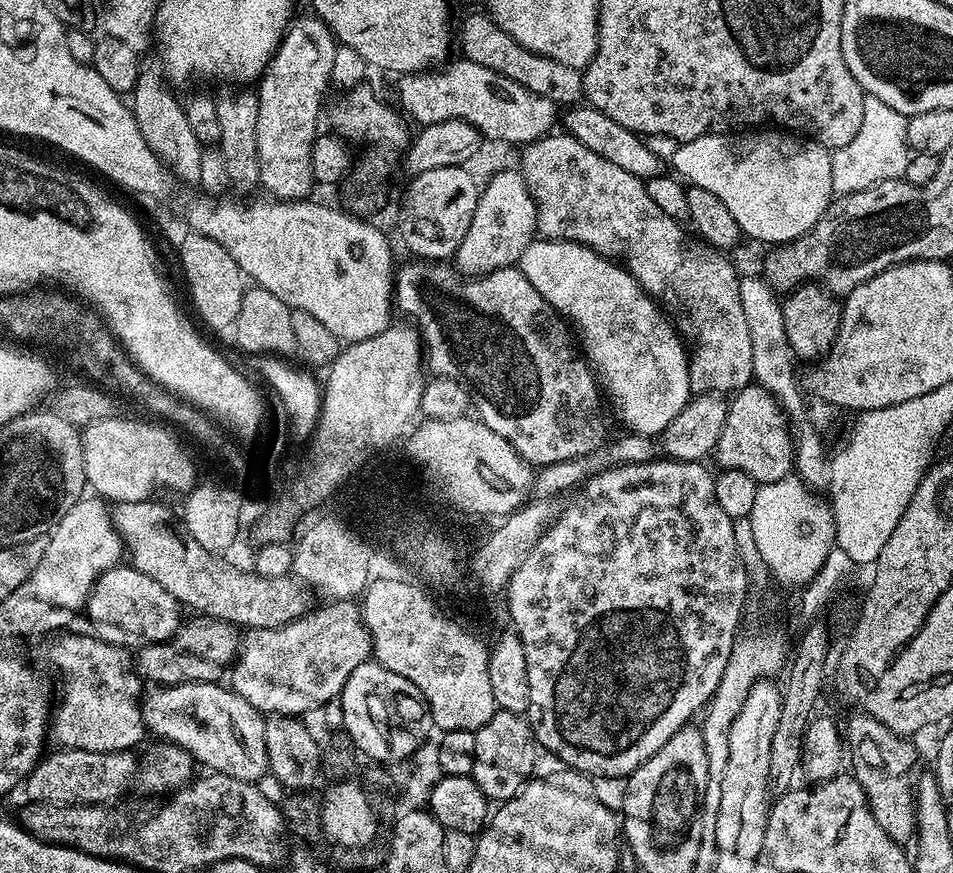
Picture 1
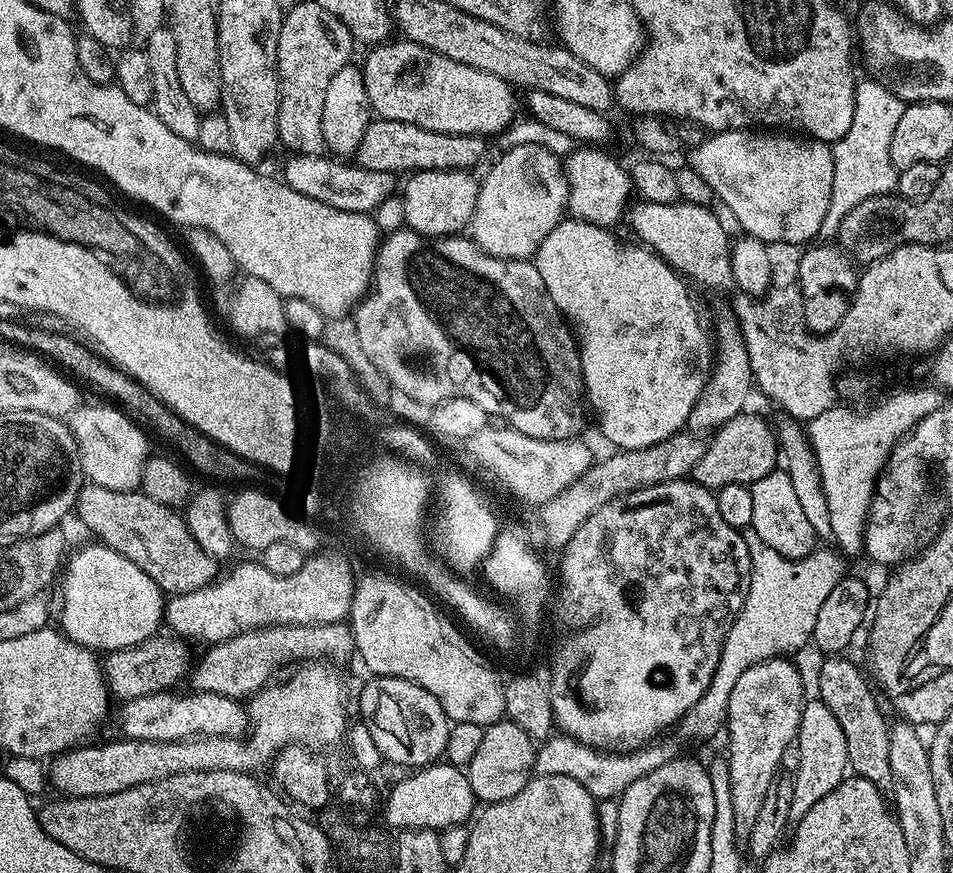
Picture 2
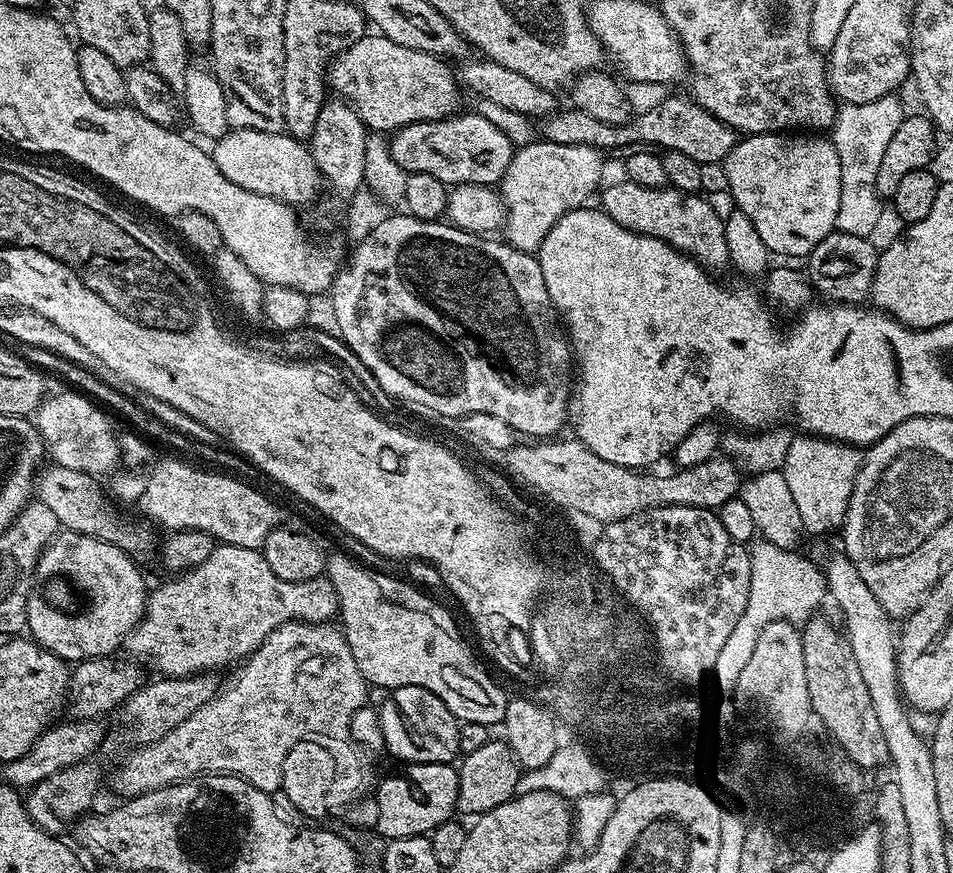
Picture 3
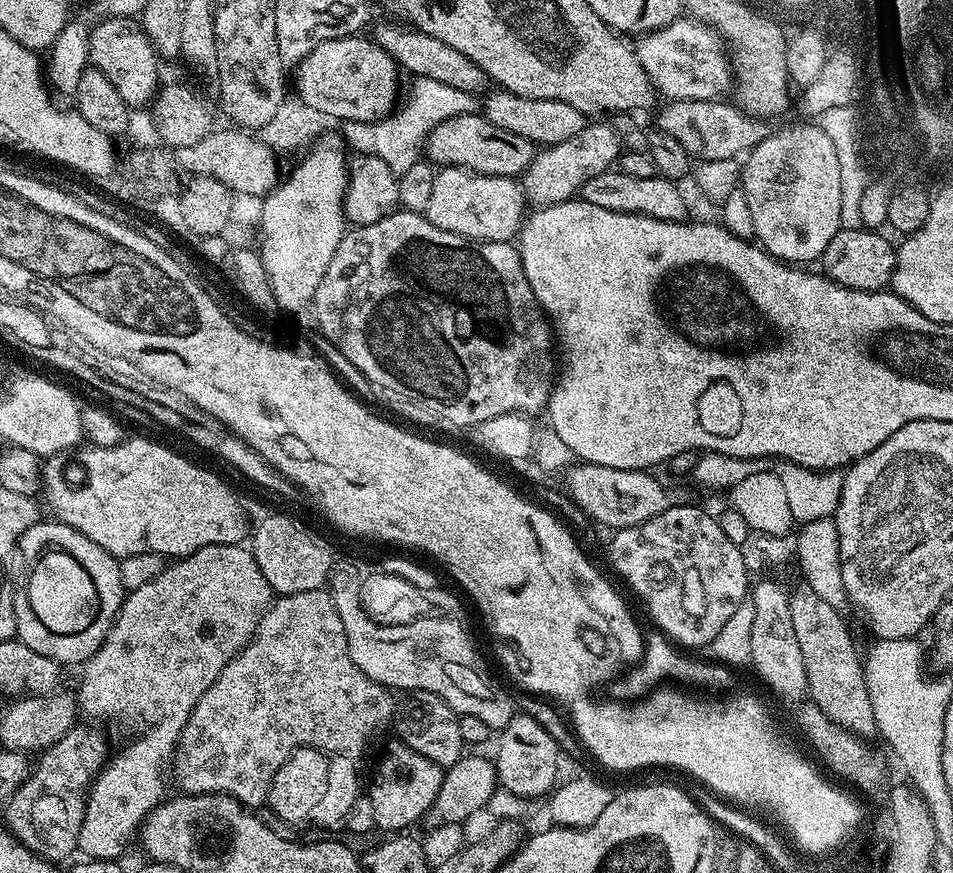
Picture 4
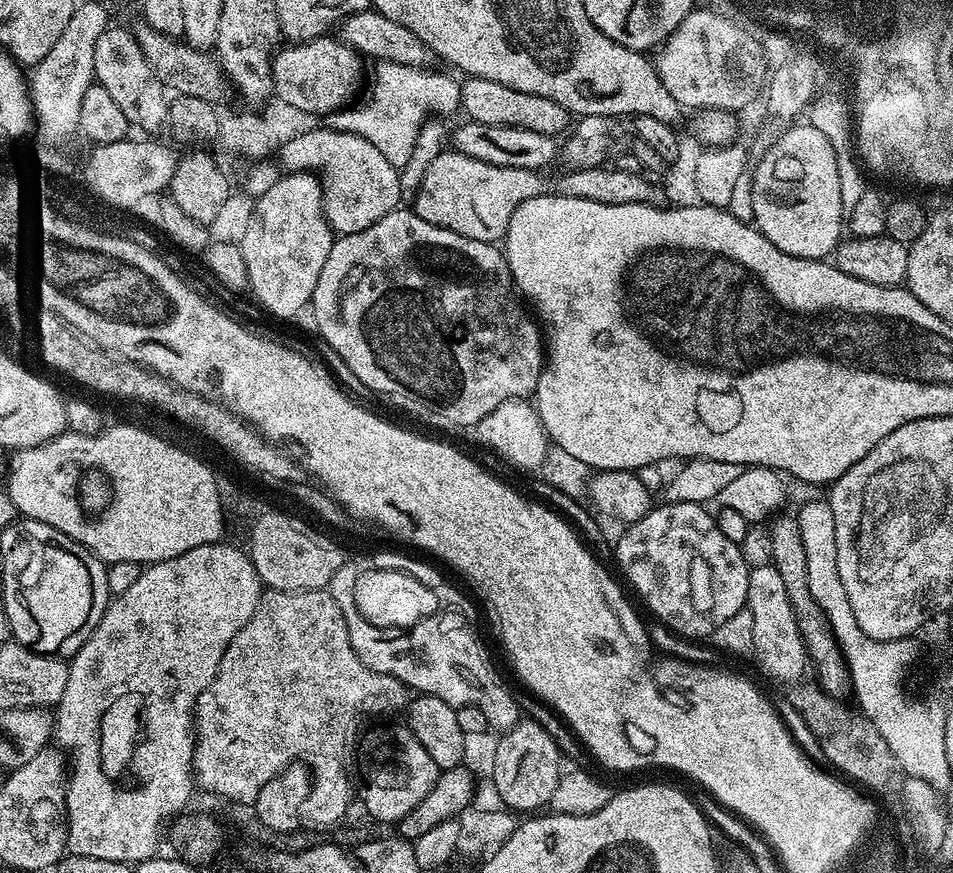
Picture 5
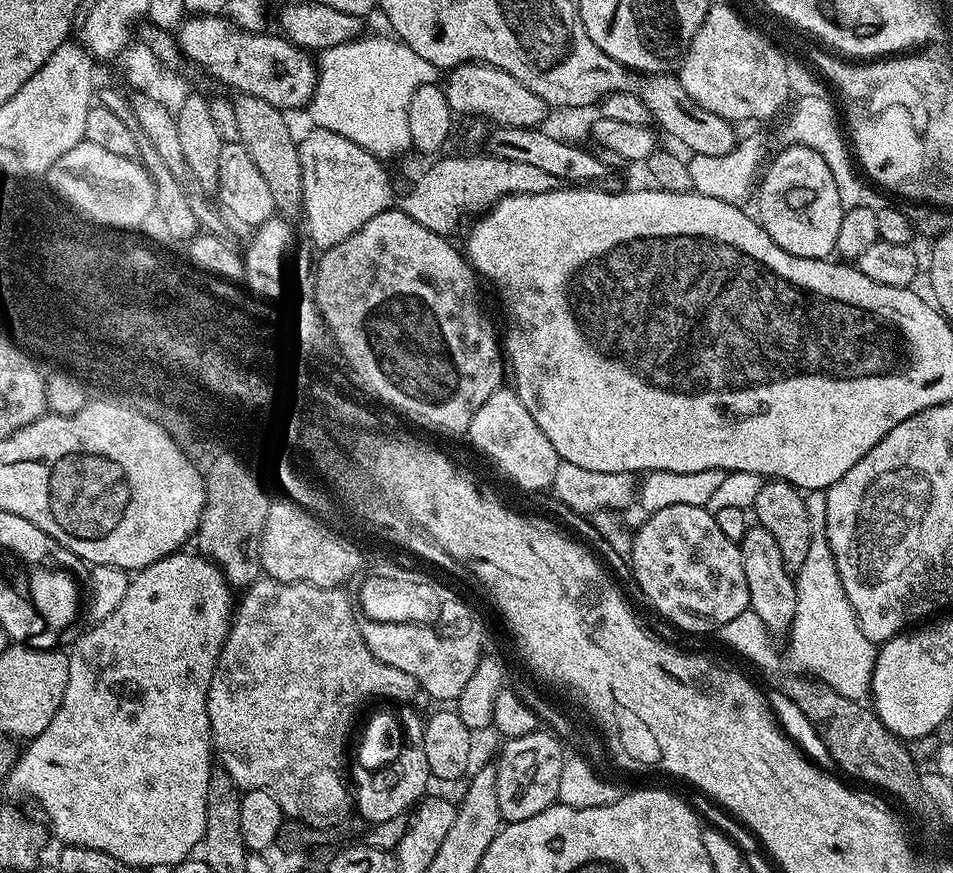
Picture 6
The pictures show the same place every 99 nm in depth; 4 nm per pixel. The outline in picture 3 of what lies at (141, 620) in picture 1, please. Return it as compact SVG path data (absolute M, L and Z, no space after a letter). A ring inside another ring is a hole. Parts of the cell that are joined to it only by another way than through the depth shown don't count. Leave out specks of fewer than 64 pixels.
M61 531L52 543L44 548L36 563L32 593L28 596L27 631L37 644L50 650L65 662L93 660L99 656L112 656L115 648L125 643L132 629L140 622L144 601L149 589L144 588L144 576L127 552L107 544L97 536L83 536L77 532Z

